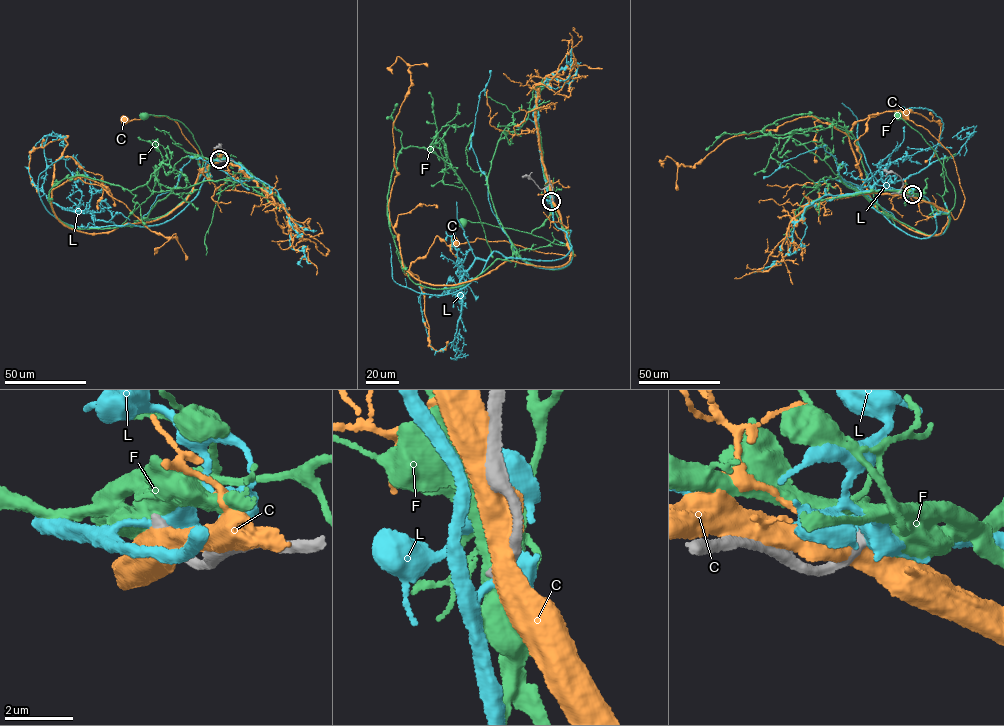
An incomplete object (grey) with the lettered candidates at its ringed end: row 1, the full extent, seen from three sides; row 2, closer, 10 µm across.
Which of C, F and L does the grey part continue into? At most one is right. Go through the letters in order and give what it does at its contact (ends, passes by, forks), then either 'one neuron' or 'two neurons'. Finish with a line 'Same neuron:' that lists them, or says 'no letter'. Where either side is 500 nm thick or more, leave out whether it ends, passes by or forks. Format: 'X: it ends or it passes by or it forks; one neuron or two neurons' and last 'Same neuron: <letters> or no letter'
C: two neurons
F: two neurons
L: it forks; two neurons
Same neuron: no letter

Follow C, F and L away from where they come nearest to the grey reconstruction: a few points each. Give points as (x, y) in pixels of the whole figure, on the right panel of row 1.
C: (912, 195), (946, 210), (955, 219), (964, 197), (951, 154), (928, 131), (903, 114)
F: (913, 194), (917, 194), (940, 213), (948, 214), (954, 206), (953, 185), (936, 154), (921, 134), (898, 116)
L: (913, 195), (929, 200), (929, 237), (898, 228), (867, 196), (952, 156), (974, 127), (957, 134), (976, 131)

